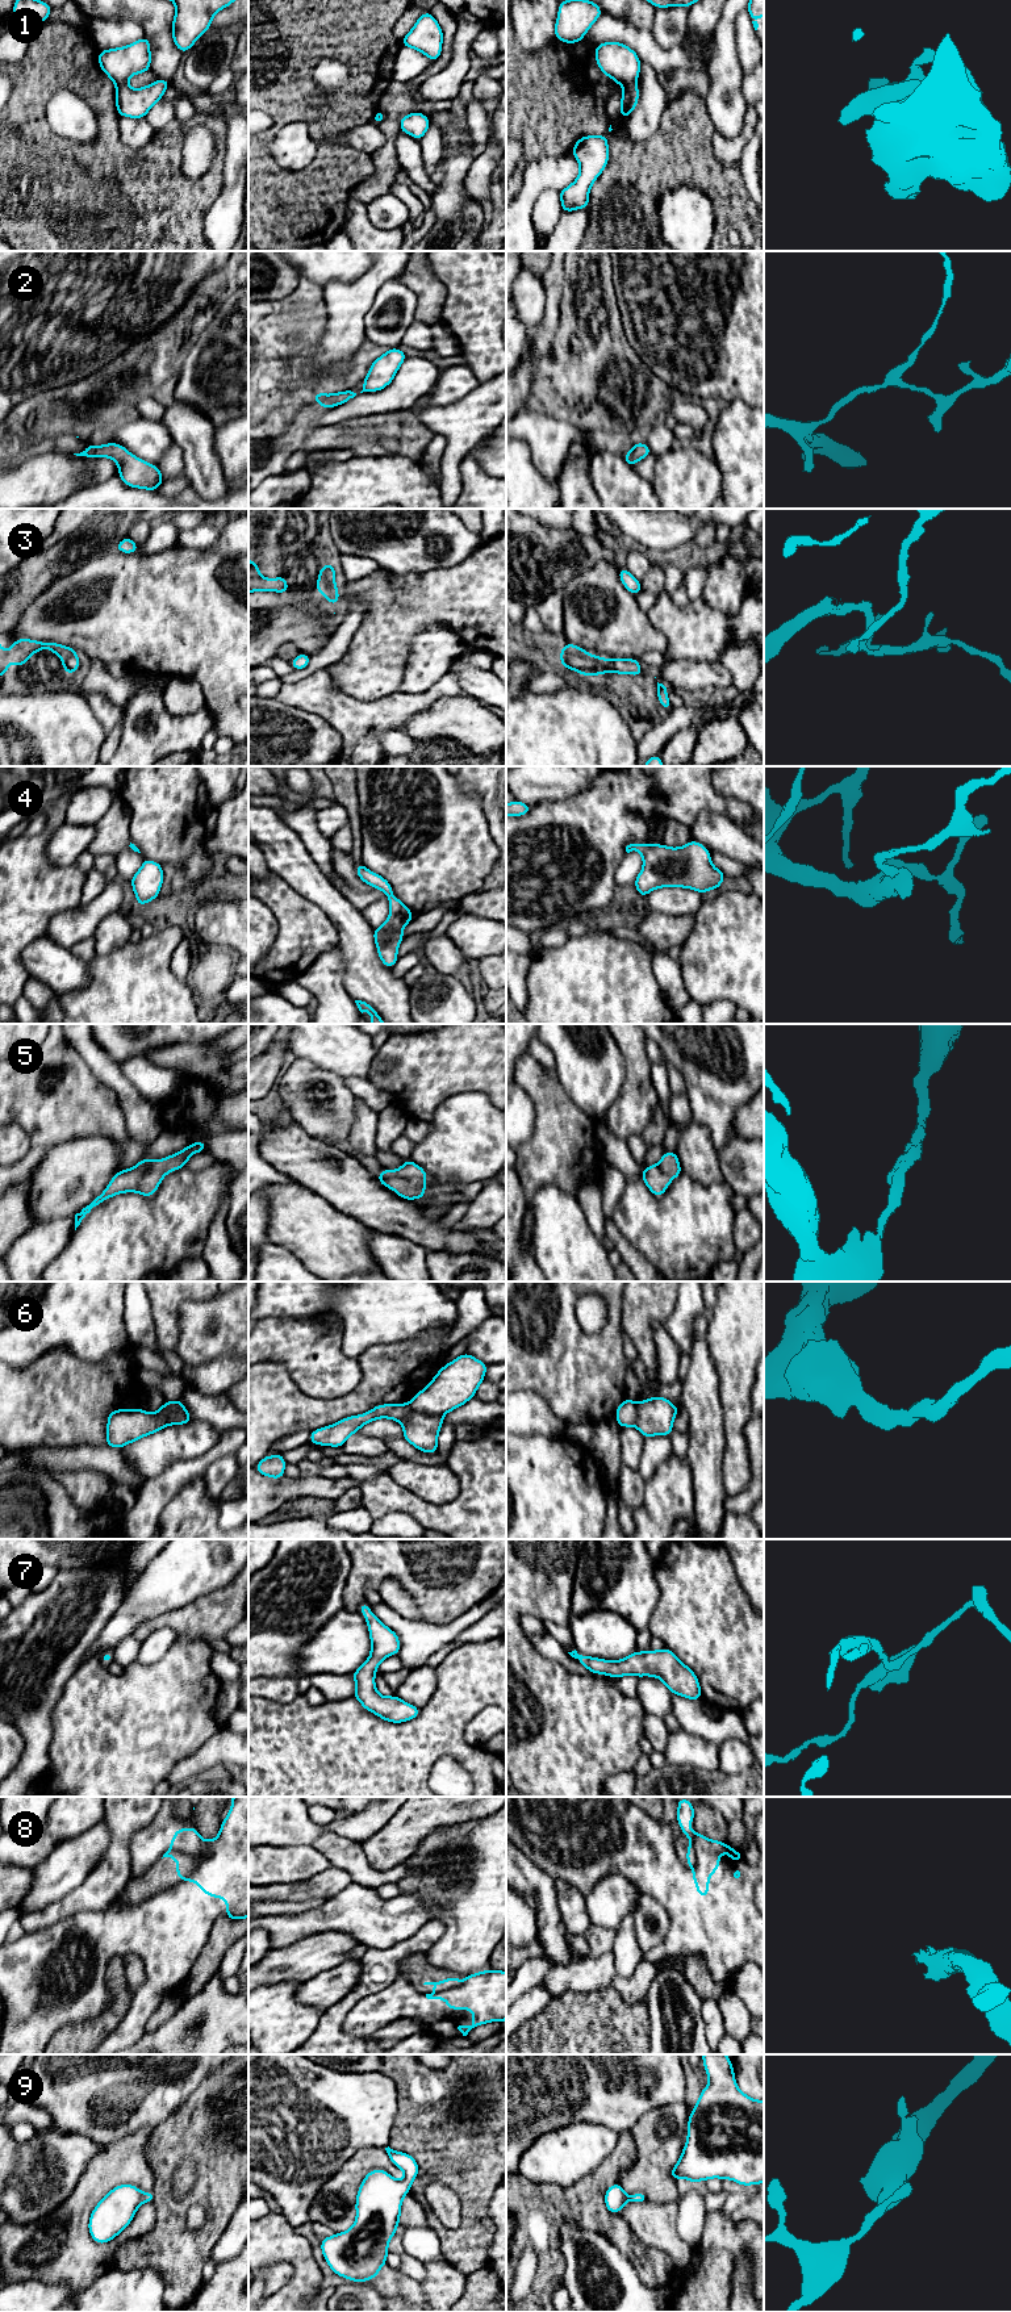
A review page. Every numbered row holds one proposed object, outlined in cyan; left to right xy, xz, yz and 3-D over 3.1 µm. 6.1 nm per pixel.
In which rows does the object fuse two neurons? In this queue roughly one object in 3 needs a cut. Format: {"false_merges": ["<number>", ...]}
{"false_merges": ["1", "3", "6", "8"]}

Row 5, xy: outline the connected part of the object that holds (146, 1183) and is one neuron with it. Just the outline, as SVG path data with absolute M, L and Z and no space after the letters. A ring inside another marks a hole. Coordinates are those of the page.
M205 1141L189 1144L181 1151L163 1159L153 1161L142 1158L133 1168L118 1171L108 1187L89 1205L75 1214L75 1230L87 1217L91 1209L114 1195L124 1192L138 1192L142 1196L153 1196L162 1179L170 1172L187 1166L189 1157L195 1153L206 1151Z

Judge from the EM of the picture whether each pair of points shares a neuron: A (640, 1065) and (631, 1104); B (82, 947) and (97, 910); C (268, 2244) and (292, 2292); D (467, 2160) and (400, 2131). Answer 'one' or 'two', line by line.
A: one
B: two
C: one
D: one

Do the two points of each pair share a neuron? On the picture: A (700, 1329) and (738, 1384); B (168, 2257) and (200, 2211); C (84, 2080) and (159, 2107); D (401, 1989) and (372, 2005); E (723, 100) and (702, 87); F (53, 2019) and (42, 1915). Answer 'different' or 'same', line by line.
A: different
B: different
C: same
D: same
E: different
F: different

